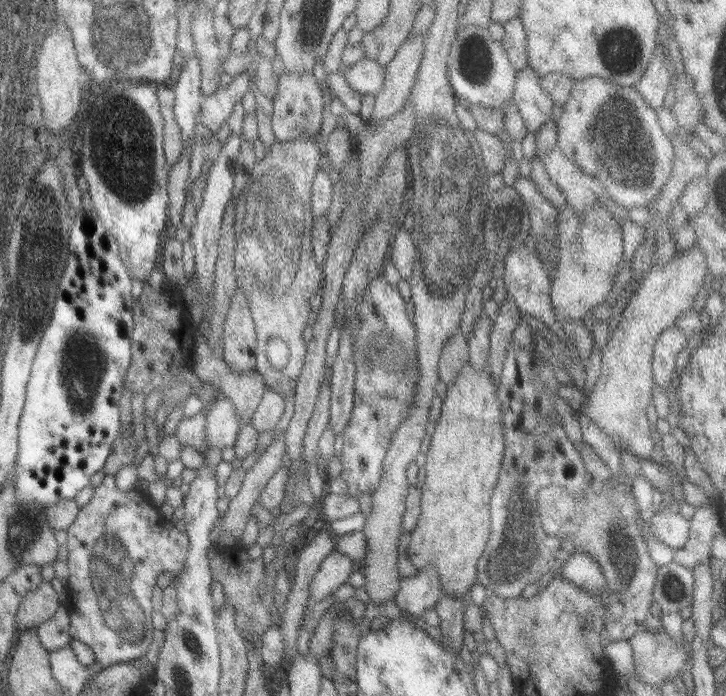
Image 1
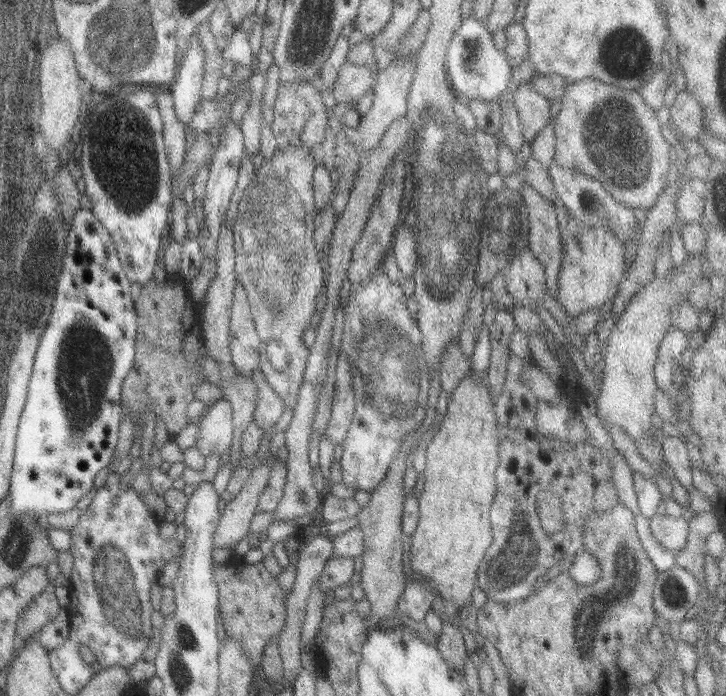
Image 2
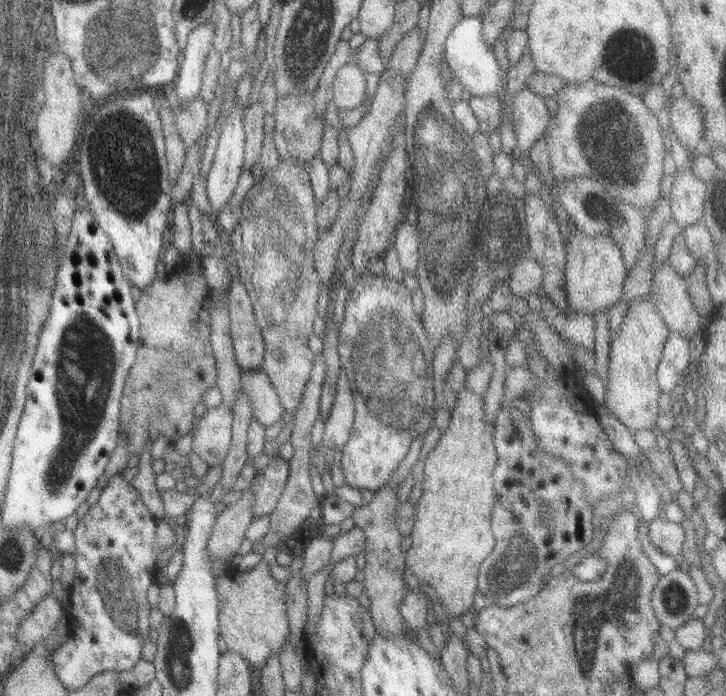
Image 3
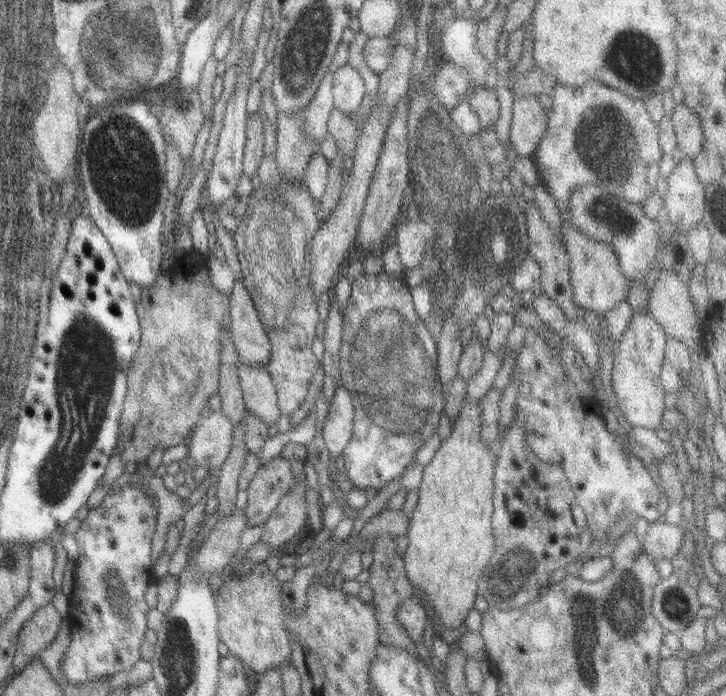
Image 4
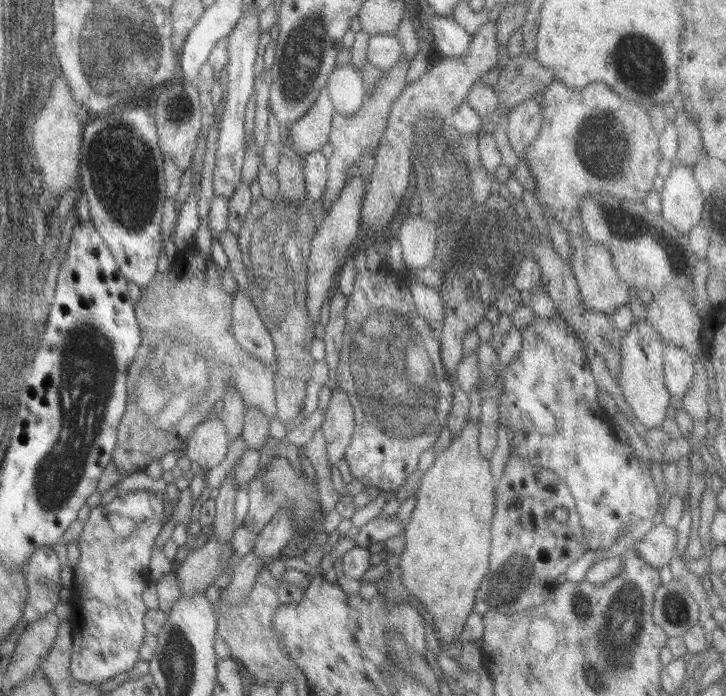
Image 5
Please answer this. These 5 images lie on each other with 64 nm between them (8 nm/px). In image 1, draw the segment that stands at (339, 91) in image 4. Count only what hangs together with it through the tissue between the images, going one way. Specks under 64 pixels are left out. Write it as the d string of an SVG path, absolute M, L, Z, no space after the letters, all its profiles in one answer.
M366 57L357 60L343 72L345 82L351 90L361 95L377 94L384 80L384 67Z

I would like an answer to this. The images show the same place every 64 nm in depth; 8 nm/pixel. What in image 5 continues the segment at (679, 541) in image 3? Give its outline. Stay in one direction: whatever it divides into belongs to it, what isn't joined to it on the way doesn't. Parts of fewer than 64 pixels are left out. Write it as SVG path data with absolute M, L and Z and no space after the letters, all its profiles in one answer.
M656 521L651 530L633 546L637 557L641 557L652 569L659 570L676 555L676 532Z

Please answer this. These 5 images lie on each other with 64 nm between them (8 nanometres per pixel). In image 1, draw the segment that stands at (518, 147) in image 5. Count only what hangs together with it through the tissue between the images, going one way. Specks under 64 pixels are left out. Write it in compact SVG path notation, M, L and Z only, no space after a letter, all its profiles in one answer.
M525 66L516 71L511 102L517 107L527 133L535 133L551 120L553 103L547 91L539 85L540 76Z

